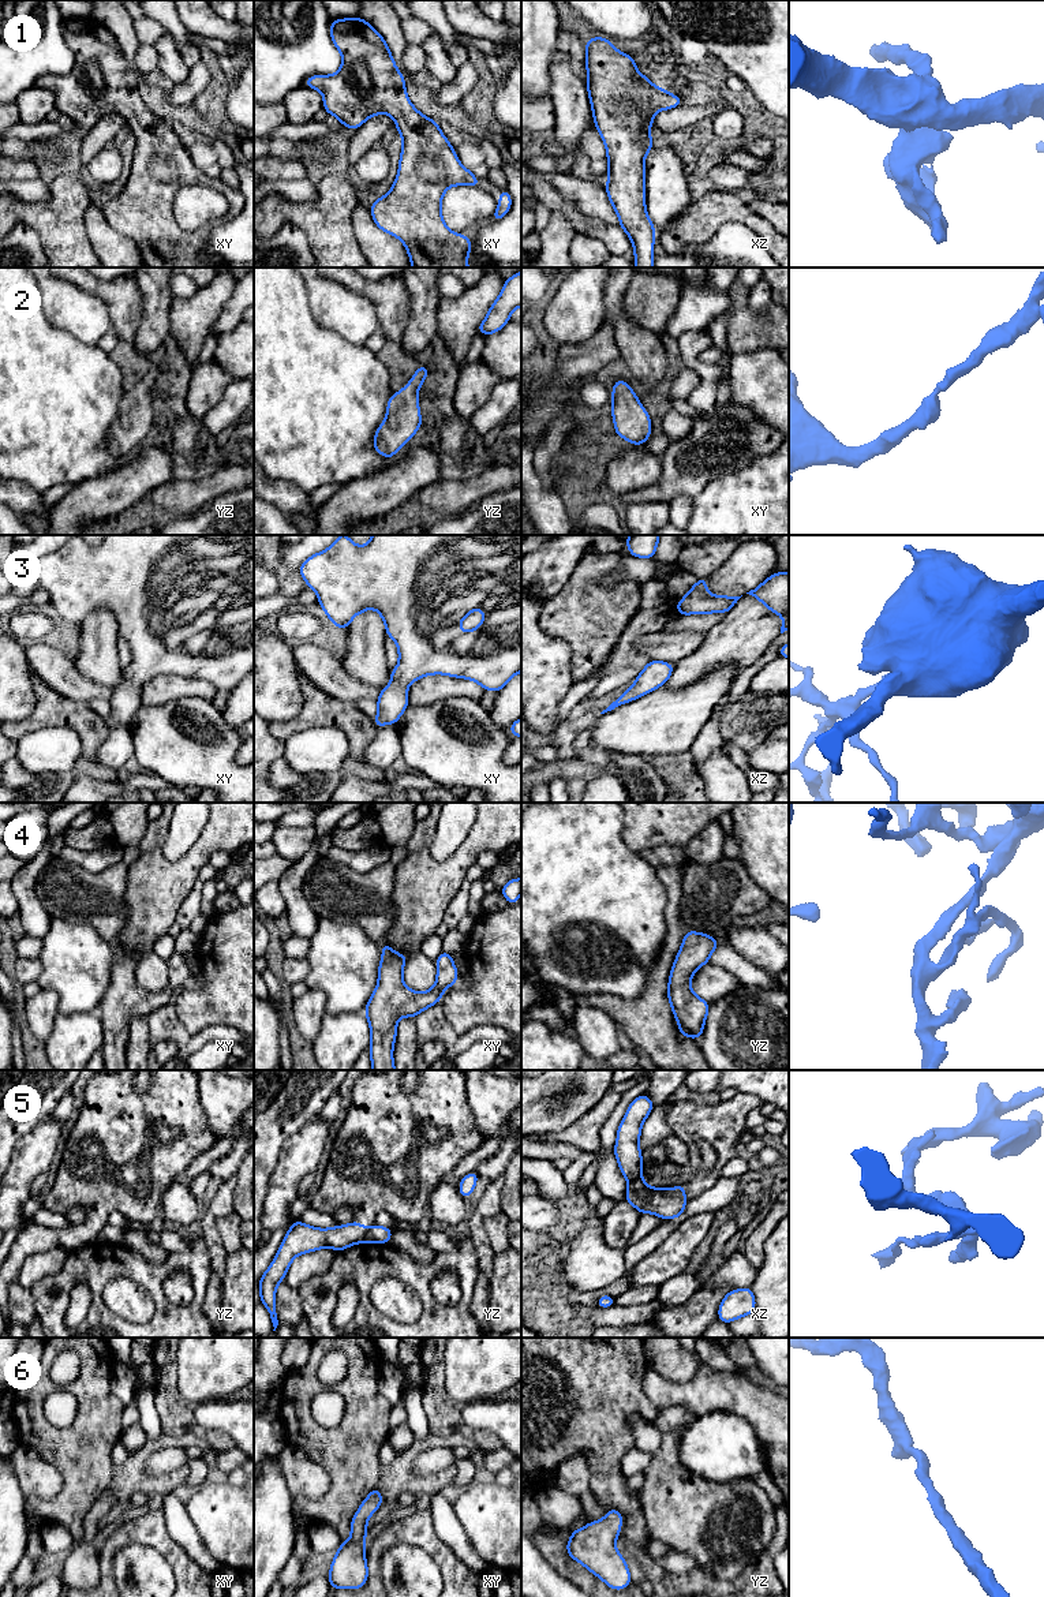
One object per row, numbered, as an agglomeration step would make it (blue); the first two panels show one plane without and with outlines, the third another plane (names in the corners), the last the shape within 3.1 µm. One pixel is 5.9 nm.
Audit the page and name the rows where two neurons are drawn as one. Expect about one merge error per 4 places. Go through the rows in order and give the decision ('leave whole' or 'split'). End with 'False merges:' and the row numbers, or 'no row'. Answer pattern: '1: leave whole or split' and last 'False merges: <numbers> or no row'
1: leave whole
2: leave whole
3: leave whole
4: leave whole
5: split
6: leave whole
False merges: 5

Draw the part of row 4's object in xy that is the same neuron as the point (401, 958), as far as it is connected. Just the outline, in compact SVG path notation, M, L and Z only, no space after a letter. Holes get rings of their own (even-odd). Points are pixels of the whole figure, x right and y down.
M382 942L378 968L378 984L368 999L364 1014L371 1032L371 1070L396 1070L393 1047L397 1022L401 1017L416 1017L423 1010L441 1002L442 992L459 980L452 954L442 951L437 958L437 980L430 991L418 992L405 987L403 968L405 954L398 954Z

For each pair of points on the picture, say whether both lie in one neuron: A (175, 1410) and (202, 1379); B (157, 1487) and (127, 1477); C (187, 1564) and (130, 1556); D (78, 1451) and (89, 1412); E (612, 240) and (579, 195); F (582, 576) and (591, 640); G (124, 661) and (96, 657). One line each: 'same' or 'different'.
A: different
B: same
C: different
D: same
E: different
F: same
G: different

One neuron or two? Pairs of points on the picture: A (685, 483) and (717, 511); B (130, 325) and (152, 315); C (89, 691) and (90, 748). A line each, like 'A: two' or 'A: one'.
A: two
B: two
C: two

